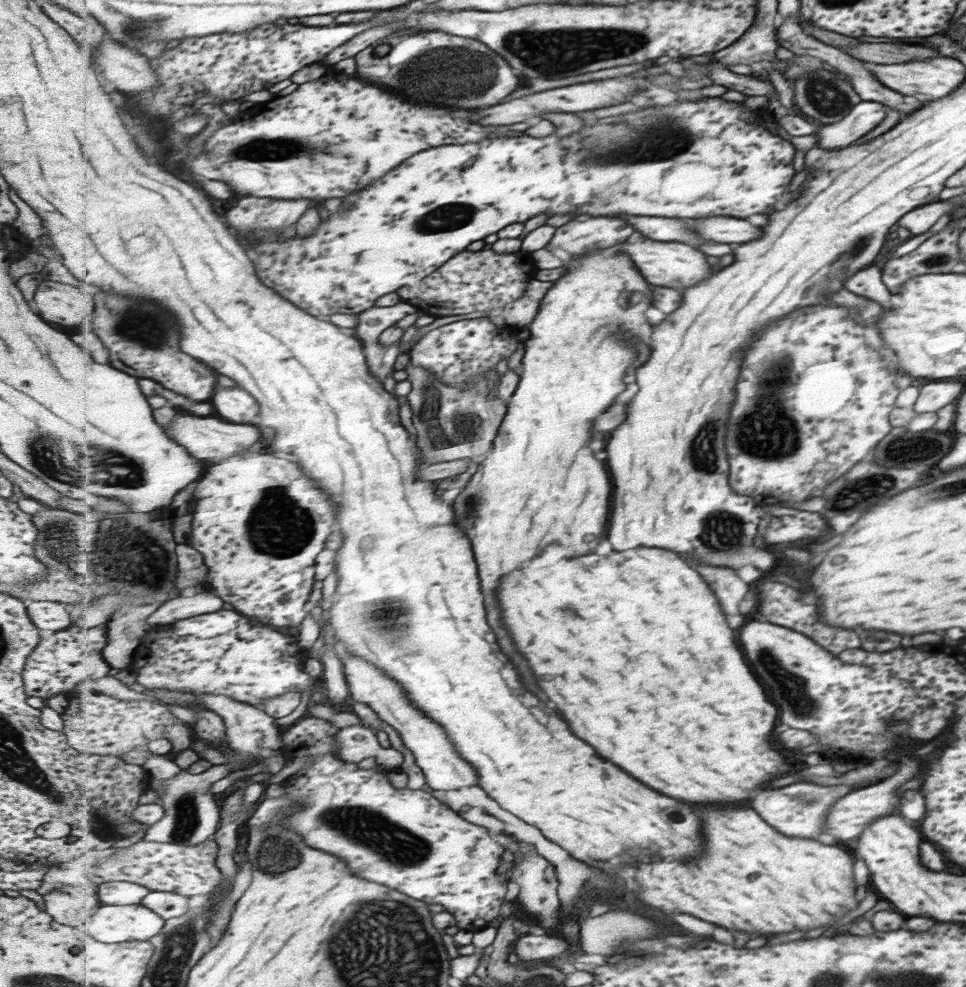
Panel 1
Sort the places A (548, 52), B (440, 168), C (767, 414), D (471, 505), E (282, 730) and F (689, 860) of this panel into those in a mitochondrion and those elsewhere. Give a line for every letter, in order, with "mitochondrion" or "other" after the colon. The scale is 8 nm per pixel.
A: mitochondrion
B: other
C: mitochondrion
D: mitochondrion
E: other
F: other

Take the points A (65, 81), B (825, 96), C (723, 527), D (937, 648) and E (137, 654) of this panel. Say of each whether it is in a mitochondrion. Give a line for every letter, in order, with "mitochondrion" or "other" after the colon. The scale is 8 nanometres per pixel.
A: other
B: mitochondrion
C: mitochondrion
D: other
E: other

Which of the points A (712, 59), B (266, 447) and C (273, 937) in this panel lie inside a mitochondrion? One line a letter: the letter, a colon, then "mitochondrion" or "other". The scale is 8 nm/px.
A: other
B: other
C: other

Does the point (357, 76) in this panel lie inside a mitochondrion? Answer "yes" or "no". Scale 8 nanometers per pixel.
no

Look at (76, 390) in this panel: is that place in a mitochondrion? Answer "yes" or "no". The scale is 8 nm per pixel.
no

